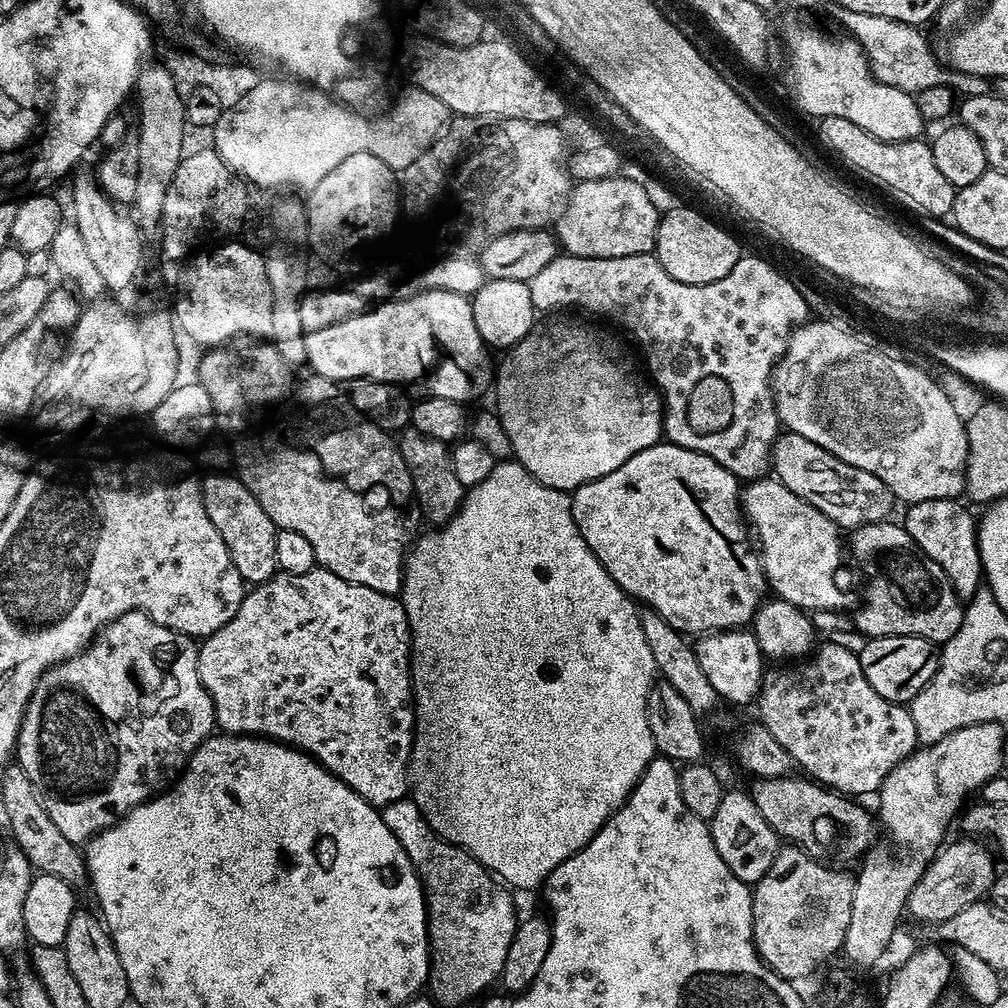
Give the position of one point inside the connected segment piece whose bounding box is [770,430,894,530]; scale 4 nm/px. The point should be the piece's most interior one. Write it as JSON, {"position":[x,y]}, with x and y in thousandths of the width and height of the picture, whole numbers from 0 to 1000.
{"position":[844,494]}

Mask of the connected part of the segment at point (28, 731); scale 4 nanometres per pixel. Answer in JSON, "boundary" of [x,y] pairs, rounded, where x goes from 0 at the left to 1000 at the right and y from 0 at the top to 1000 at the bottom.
{"boundary":[[[126,607],[116,615],[110,615],[96,627],[90,639],[78,647],[70,655],[62,655],[52,660],[44,668],[43,677],[37,679],[34,688],[28,694],[24,711],[20,717],[20,727],[16,733],[15,753],[22,764],[34,776],[42,796],[46,800],[46,808],[54,812],[54,819],[69,831],[69,835],[79,839],[91,832],[96,825],[103,825],[110,817],[116,817],[123,807],[131,802],[136,802],[143,795],[164,785],[183,765],[187,753],[194,747],[194,742],[207,730],[211,729],[214,722],[214,705],[210,699],[208,688],[204,681],[196,673],[196,639],[191,632],[175,627],[171,623],[153,617],[144,607]]]}

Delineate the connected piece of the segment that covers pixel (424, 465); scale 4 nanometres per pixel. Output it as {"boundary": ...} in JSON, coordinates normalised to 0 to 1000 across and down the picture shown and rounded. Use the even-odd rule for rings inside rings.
{"boundary":[[[404,424],[396,430],[395,443],[403,462],[407,466],[409,484],[413,488],[412,499],[422,517],[430,516],[430,521],[439,522],[452,511],[459,500],[462,486],[450,470],[448,449],[445,441],[419,431],[414,425]]]}

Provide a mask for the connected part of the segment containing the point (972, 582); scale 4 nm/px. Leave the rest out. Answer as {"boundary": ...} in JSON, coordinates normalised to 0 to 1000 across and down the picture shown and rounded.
{"boundary":[[[951,495],[947,496],[910,496],[900,501],[901,509],[895,515],[895,523],[903,530],[903,534],[909,536],[909,541],[918,548],[923,555],[938,569],[943,575],[944,583],[953,596],[959,597],[968,590],[968,586],[974,581],[976,575],[976,563],[972,557],[972,547],[968,541],[968,526],[970,523],[969,513],[963,512],[958,505],[952,501]]]}

